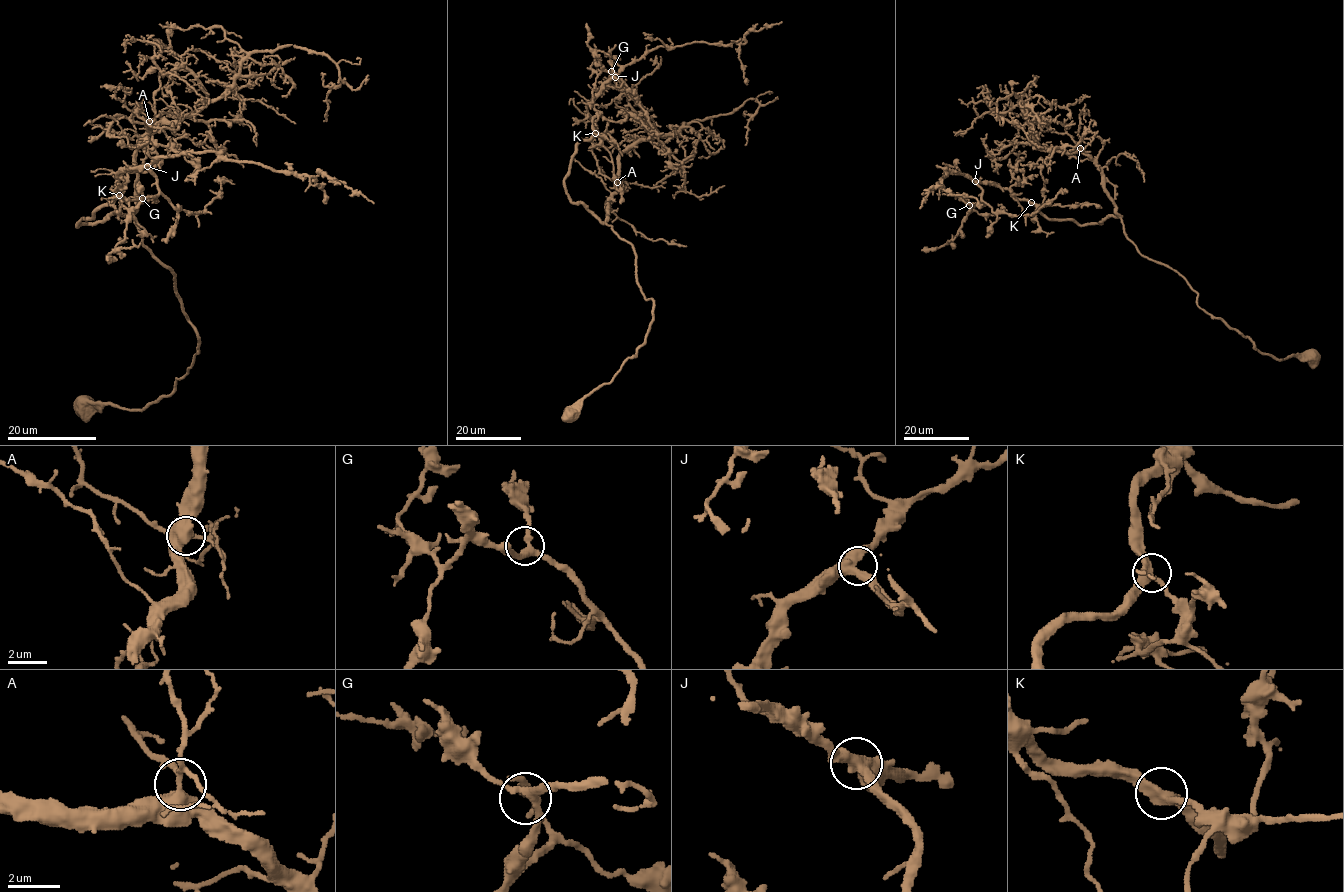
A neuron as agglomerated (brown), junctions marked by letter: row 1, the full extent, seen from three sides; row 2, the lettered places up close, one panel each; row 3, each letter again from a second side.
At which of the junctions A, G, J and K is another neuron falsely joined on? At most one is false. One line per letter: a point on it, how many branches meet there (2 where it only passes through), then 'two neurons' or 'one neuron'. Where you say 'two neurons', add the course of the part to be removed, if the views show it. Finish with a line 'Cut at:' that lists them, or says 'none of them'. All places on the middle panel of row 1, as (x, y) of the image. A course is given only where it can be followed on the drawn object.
A: place (617, 182); branches 3; one neuron
G: place (611, 71); branches 3; one neuron
J: place (615, 77); branches 3; one neuron
K: place (595, 133); branches 3; one neuron
Cut at: none of them

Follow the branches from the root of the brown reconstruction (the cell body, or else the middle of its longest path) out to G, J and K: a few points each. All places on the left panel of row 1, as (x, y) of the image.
G: (86, 403), (142, 410), (197, 353), (175, 276), (134, 216), (77, 226), (124, 170), (156, 178), (142, 198)
J: (86, 403), (142, 410), (197, 353), (175, 276), (134, 216), (77, 226), (117, 196), (120, 172), (147, 166)
K: (86, 403), (142, 410), (174, 390), (197, 353), (175, 276), (143, 243), (134, 216), (77, 226), (119, 195)

